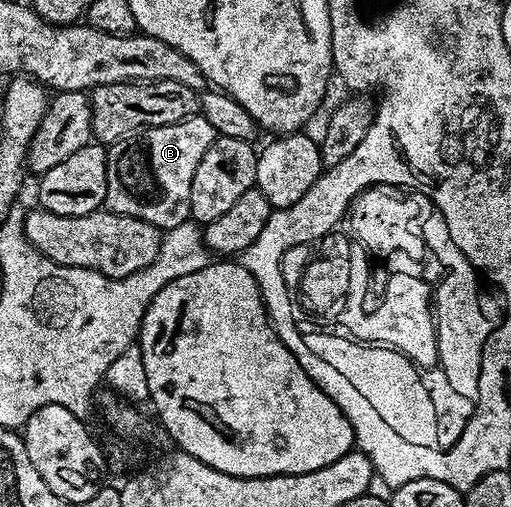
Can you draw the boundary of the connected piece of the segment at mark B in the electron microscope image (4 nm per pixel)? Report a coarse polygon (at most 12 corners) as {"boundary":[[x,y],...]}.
{"boundary":[[198,113],[108,144],[108,210],[168,229],[218,133]]}

